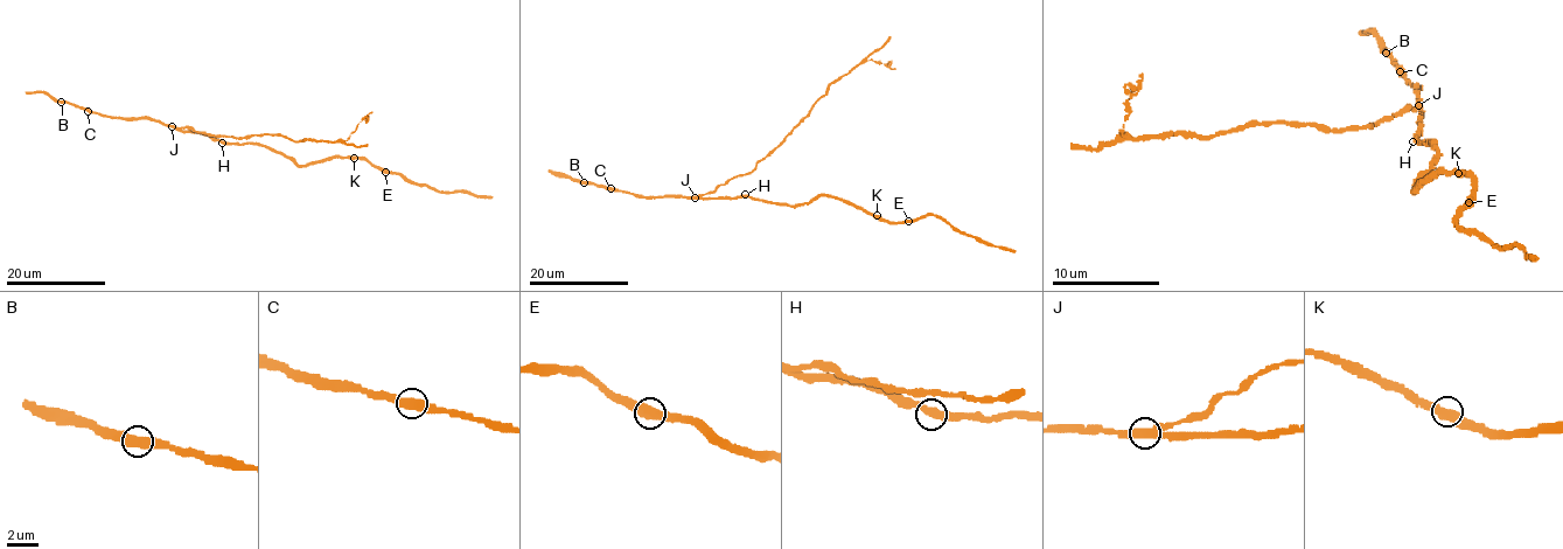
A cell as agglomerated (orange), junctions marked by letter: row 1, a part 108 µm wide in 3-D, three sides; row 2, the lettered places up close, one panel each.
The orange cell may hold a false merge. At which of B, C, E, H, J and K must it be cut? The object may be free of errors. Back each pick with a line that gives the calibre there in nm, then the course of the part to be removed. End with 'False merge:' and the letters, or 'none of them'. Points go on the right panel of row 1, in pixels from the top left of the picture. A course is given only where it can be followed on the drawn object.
J: calibre 500 nm; course (1418, 106), (1370, 125), (1319, 130), (1247, 123), (1212, 136), (1129, 138), (1121, 130), (1141, 74)
False merge: J

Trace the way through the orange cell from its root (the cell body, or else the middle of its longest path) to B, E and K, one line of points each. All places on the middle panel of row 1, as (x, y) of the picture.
B: (745, 197), (636, 197), (584, 182)
E: (745, 197), (797, 206), (821, 195), (831, 195), (890, 222), (908, 221)
K: (745, 197), (797, 206), (821, 195), (831, 195), (877, 215)

